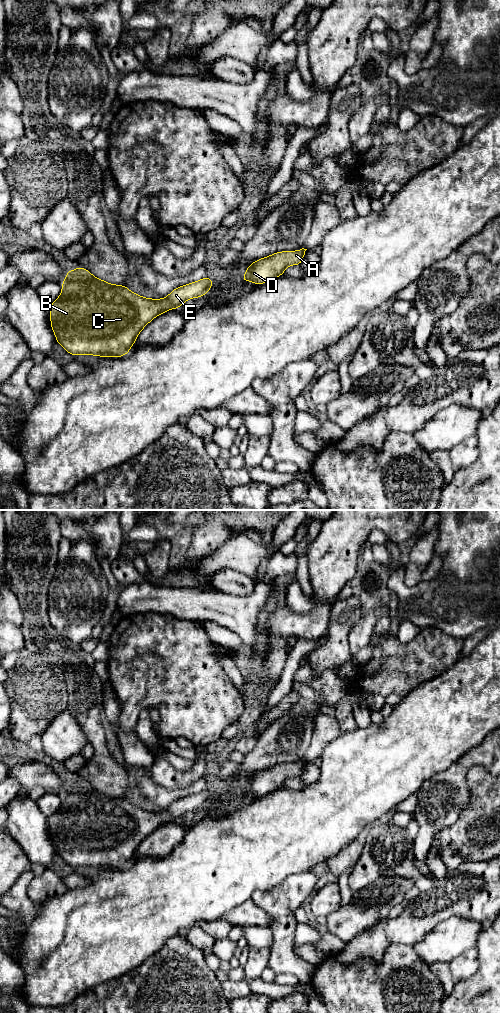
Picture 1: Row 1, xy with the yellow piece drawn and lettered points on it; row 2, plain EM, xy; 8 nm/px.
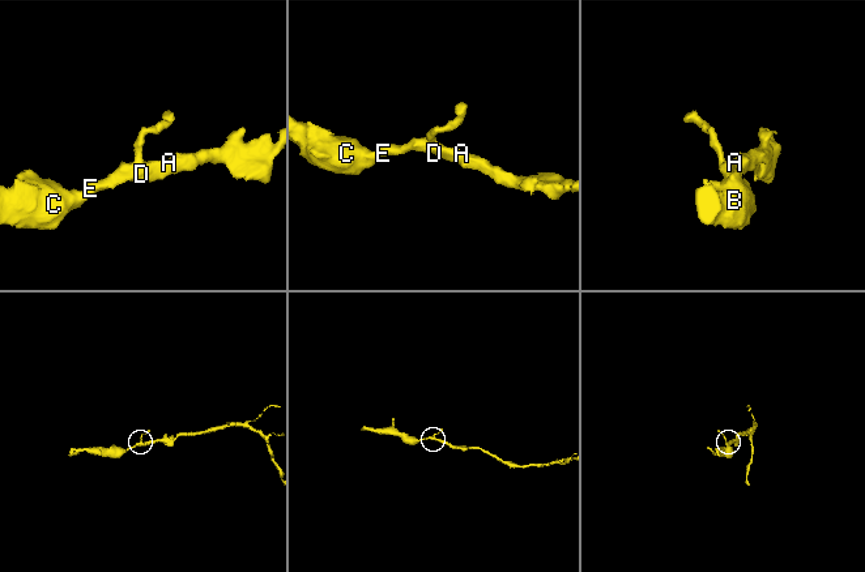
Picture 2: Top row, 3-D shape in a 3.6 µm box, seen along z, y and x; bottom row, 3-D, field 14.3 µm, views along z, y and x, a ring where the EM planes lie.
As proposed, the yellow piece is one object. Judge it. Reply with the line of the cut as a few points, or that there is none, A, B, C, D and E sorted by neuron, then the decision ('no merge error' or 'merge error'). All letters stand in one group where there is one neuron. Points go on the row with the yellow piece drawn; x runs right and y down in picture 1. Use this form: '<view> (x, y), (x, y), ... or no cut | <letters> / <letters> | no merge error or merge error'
no cut | A B C D E | no merge error

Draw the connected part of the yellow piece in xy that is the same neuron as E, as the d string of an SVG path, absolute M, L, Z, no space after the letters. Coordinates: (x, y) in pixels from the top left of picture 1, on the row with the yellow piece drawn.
M78 267L67 272L62 283L62 291L59 298L50 309L51 328L56 335L56 341L69 354L97 355L101 357L121 357L126 355L140 331L155 317L172 309L179 308L186 300L204 296L210 291L214 280L205 277L199 281L189 283L174 289L165 299L148 299L131 292L124 285L112 285L94 277L88 270Z

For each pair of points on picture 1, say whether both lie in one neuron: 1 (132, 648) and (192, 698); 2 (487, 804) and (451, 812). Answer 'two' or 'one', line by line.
1: one
2: two

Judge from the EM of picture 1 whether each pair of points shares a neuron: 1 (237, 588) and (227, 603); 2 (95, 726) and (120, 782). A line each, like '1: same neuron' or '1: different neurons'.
1: different neurons
2: same neuron

